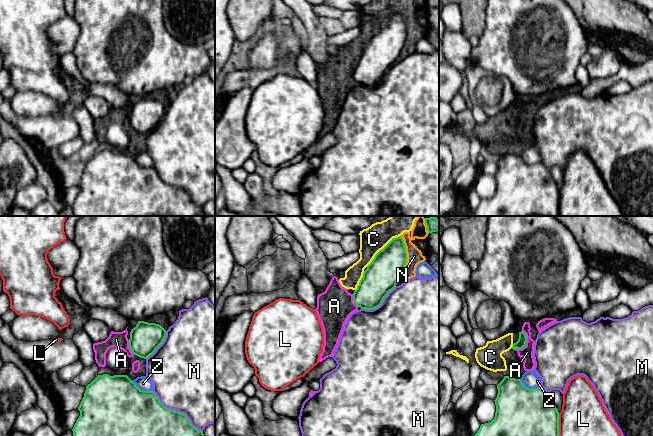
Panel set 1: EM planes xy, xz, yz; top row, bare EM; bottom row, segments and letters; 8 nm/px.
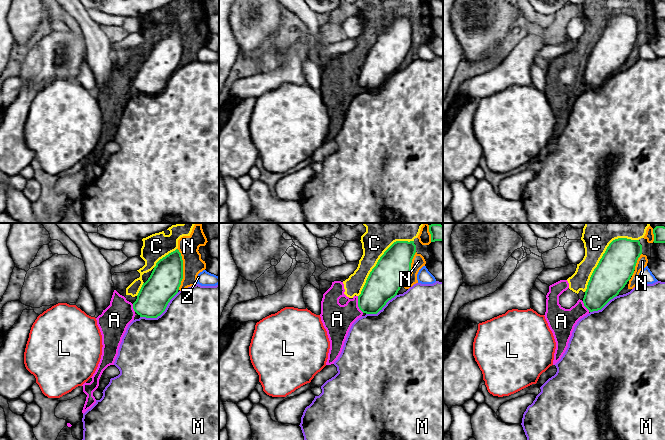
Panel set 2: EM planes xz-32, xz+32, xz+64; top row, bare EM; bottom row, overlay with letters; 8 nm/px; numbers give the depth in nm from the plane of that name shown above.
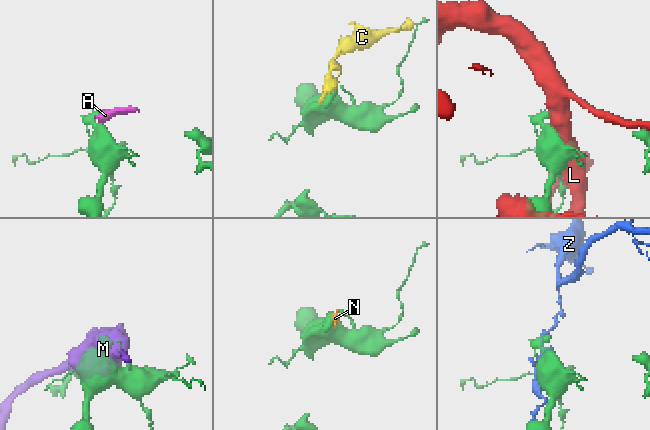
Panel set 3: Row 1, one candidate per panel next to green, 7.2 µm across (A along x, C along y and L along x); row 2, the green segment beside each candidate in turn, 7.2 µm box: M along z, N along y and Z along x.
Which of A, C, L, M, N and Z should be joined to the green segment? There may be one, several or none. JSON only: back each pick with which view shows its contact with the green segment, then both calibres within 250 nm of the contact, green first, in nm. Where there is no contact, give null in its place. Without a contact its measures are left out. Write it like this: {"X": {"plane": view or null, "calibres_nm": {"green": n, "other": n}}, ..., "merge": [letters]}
{"merge": []}

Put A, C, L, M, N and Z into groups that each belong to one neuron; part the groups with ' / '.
A C N / L / M / Z

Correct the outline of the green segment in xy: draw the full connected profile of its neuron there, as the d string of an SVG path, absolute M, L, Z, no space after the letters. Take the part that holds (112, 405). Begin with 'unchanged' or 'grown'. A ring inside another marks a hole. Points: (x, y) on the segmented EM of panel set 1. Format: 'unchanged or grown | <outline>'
unchanged | M98 375L86 386L86 391L78 410L80 411L80 416L72 429L73 436L204 436L203 431L200 431L191 425L190 420L185 414L165 407L153 391L140 390L127 375Z

